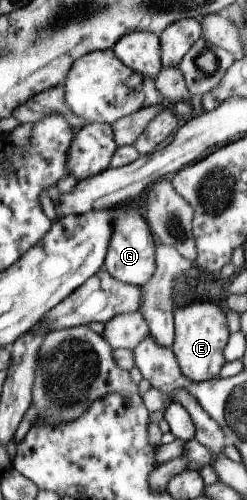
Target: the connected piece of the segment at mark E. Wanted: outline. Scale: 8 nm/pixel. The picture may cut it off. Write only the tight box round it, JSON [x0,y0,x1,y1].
[171,300,229,385]

